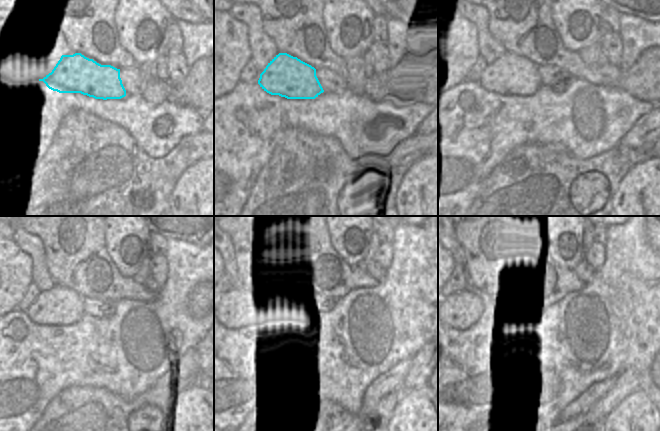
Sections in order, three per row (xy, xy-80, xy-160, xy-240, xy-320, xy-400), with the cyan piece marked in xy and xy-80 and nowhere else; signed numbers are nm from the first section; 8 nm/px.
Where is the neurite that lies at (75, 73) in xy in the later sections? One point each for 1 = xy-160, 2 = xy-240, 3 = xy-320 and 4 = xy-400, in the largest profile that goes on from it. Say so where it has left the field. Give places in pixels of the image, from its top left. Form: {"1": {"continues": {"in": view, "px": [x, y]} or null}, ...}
{"1": {"continues": {"in": "xy-160", "px": [510, 74]}}, "2": {"continues": {"in": "xy-240", "px": [60, 305]}}, "3": {"continues": {"in": "xy-320", "px": [237, 308]}}, "4": {"continues": {"in": "xy-400", "px": [462, 310]}}}

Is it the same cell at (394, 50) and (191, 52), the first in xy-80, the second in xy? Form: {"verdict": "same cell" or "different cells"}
{"verdict": "different cells"}

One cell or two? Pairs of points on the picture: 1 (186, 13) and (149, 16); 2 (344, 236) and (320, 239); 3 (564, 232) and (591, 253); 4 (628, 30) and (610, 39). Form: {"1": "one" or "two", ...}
{"1": "two", "2": "two", "3": "two", "4": "two"}

